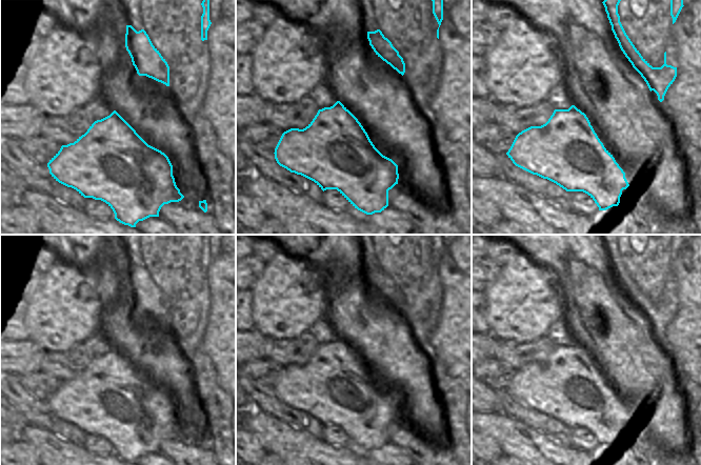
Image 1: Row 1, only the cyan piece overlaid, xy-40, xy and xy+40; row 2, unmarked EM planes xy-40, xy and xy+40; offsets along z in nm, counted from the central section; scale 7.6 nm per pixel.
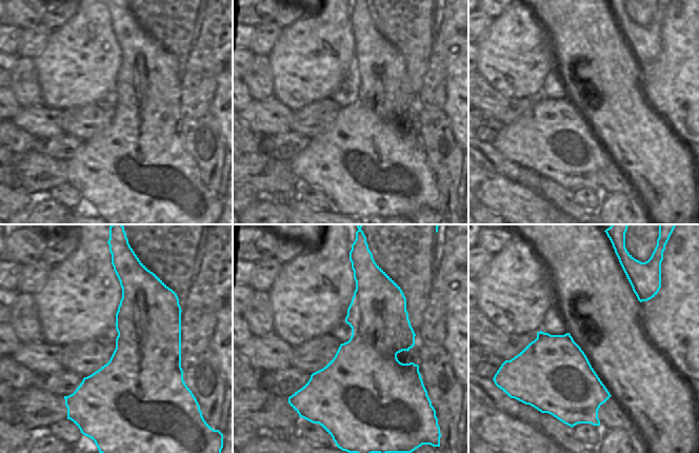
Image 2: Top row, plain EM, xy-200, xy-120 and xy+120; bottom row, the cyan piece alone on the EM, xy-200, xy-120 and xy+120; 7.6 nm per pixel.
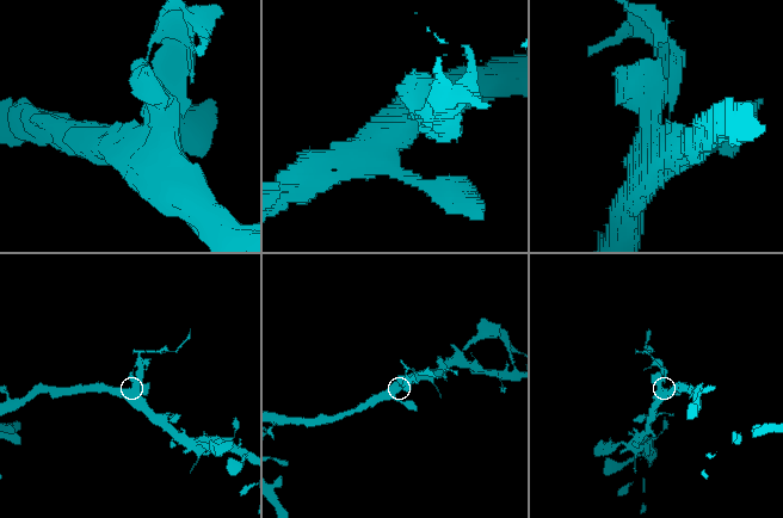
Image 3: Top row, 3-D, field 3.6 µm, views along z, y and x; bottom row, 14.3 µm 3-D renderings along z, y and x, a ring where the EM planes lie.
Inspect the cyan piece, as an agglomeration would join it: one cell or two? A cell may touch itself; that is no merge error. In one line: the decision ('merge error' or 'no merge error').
merge error

